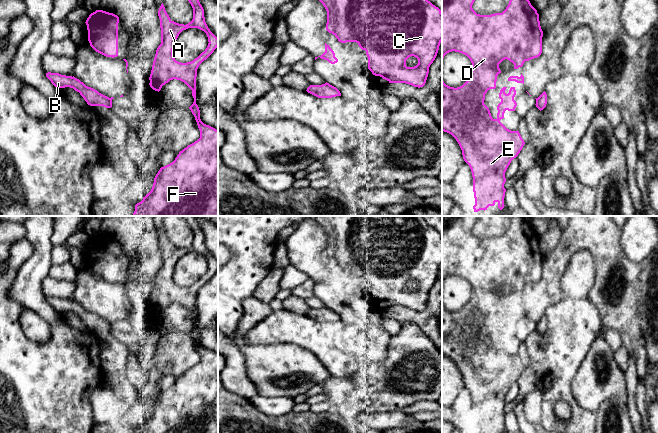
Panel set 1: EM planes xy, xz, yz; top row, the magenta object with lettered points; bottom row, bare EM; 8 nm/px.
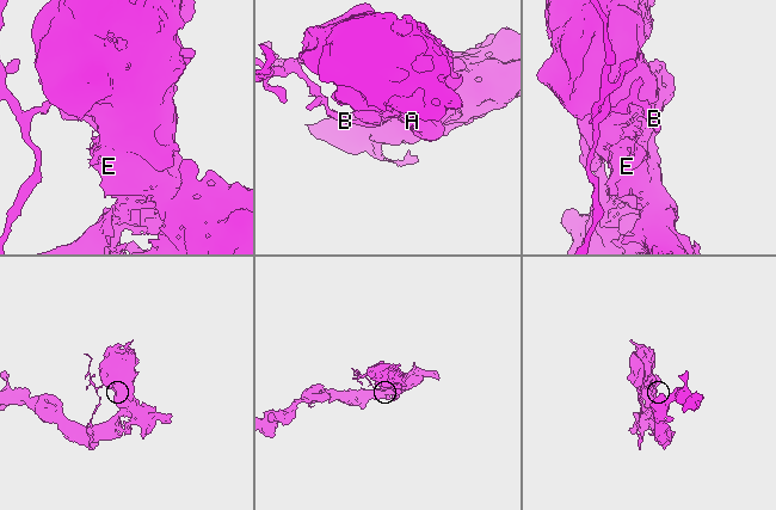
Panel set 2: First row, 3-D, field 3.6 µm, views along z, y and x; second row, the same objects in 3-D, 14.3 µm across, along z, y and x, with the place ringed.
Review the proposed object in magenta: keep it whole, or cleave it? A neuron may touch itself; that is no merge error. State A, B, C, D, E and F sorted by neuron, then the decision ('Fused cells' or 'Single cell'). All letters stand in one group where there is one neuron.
Groups: A C D E F / B. Fused cells

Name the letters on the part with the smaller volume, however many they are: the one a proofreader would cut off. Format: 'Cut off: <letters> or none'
Cut off: B

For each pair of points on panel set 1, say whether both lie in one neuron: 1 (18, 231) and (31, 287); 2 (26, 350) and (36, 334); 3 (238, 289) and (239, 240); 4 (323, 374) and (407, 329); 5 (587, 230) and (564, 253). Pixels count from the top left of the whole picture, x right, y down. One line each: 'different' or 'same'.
1: different
2: different
3: same
4: different
5: same

